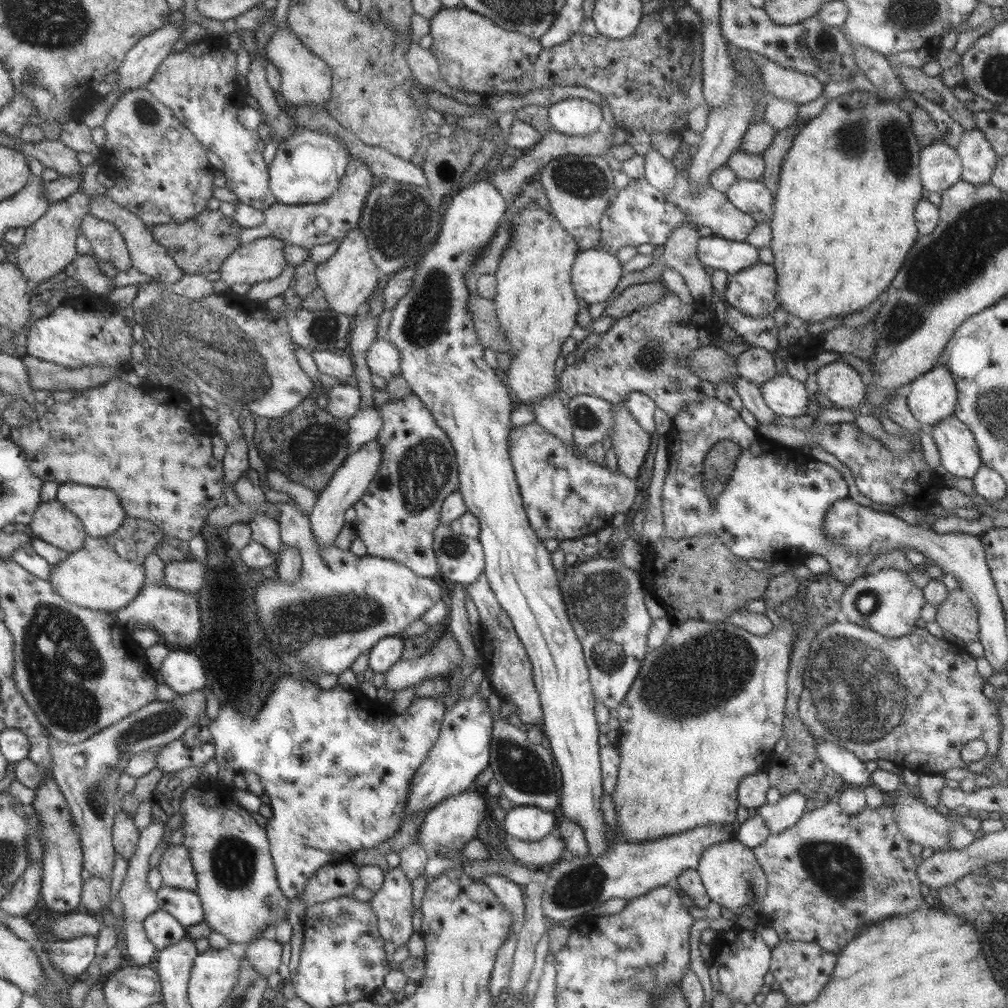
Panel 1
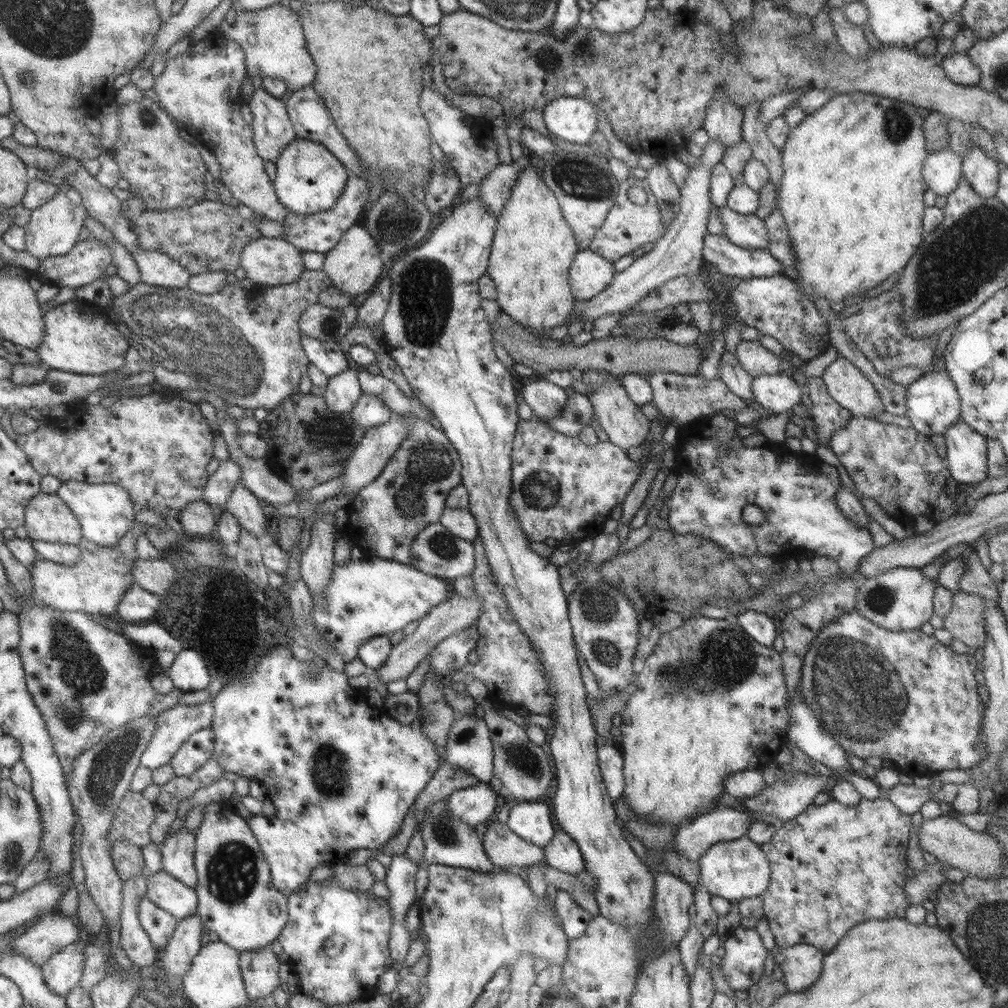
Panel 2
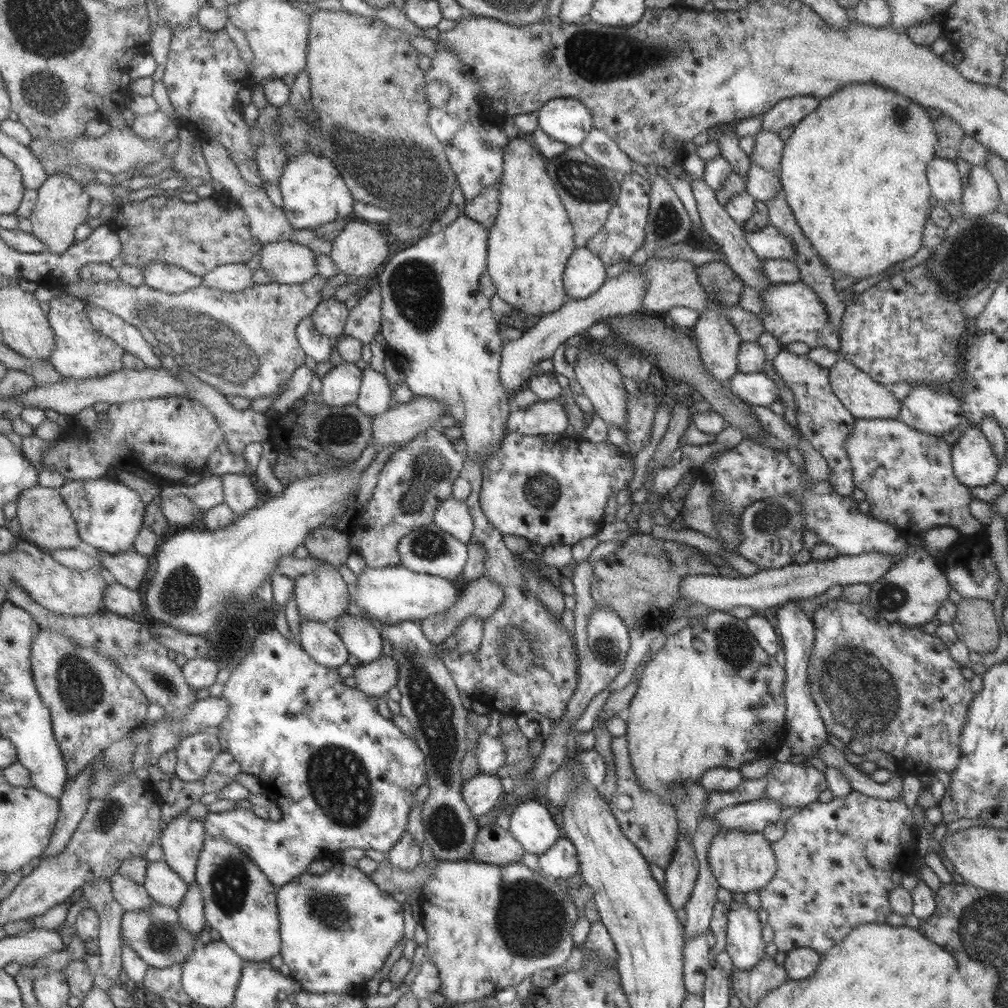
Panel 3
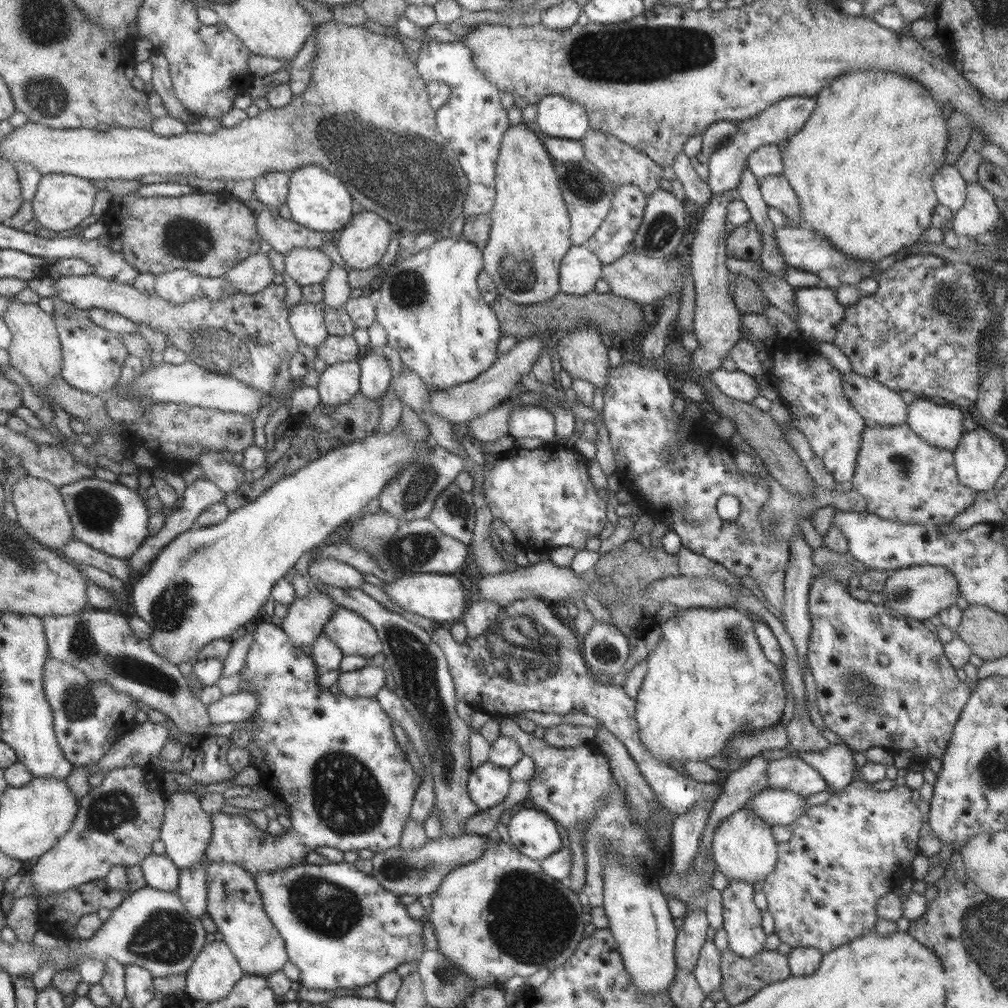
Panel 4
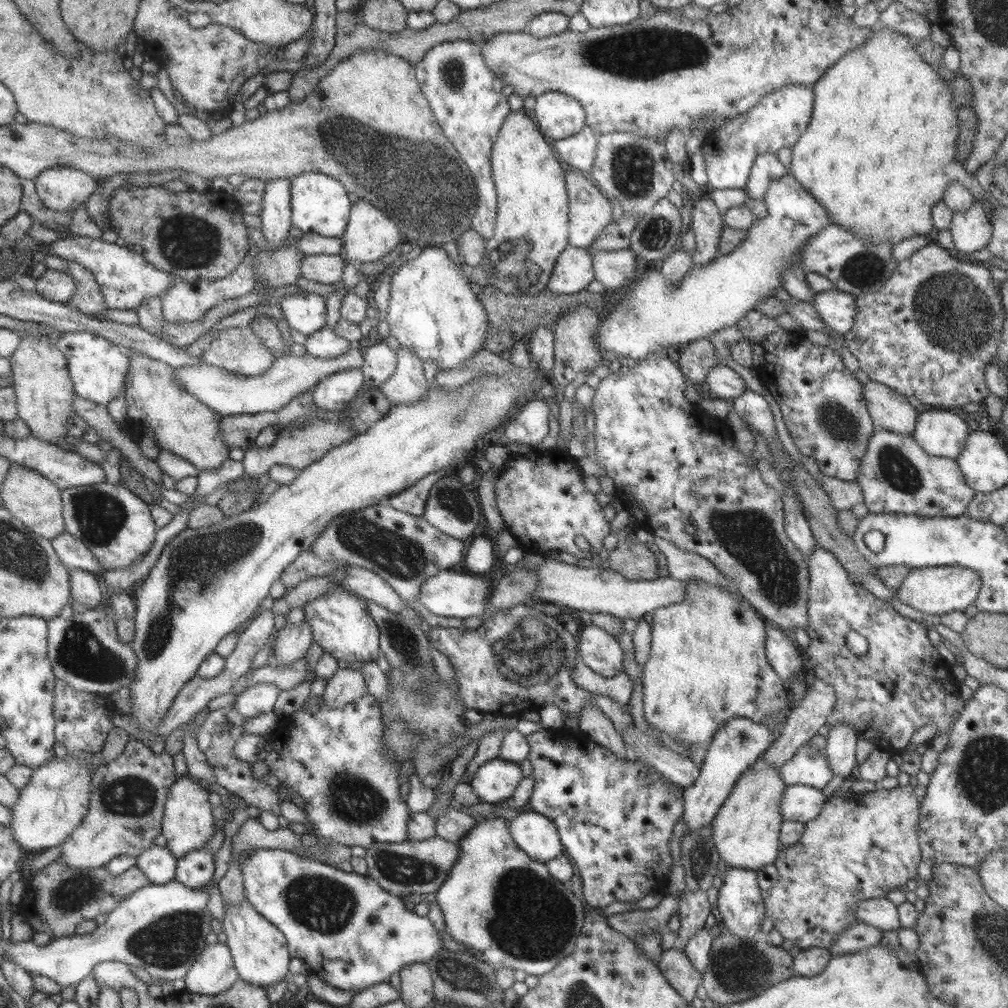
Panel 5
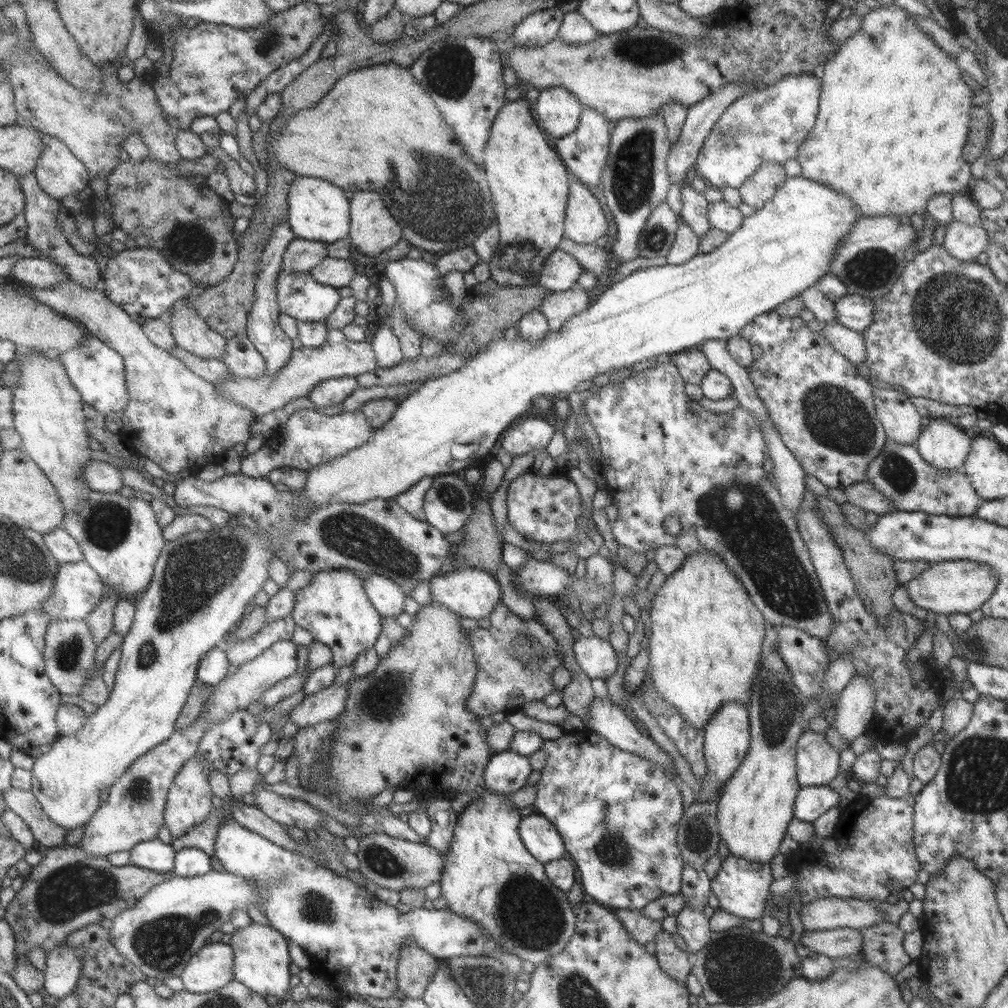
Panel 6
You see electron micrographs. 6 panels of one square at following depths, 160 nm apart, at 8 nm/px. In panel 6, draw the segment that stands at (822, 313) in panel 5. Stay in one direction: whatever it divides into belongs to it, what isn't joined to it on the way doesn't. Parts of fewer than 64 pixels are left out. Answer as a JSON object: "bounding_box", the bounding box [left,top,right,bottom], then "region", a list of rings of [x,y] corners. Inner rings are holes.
{"bounding_box":[833,294,873,333],"region":[[[847,294],[833,302],[835,321],[844,328],[861,333],[871,325],[873,302],[859,294]]]}

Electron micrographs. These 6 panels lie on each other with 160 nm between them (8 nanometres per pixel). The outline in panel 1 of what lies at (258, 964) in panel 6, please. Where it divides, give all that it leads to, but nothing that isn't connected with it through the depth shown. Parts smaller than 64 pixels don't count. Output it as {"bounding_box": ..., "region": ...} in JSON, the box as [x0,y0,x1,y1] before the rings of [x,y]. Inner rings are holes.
{"bounding_box":[179,778,289,944],"region":[[[203,778],[183,793],[179,812],[183,814],[180,826],[183,834],[182,846],[187,848],[195,871],[195,894],[201,904],[204,921],[211,931],[218,932],[233,944],[239,944],[249,943],[268,924],[280,920],[285,907],[289,906],[289,900],[279,890],[265,828],[257,826],[250,812],[237,805],[231,794],[232,789],[222,787],[218,780],[210,782]]]}

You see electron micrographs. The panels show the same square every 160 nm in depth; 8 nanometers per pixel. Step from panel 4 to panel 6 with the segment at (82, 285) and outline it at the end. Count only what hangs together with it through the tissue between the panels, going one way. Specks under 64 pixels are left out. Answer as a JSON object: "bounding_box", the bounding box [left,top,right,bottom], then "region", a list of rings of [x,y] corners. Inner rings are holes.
{"bounding_box":[9,257,265,380],"region":[[[23,257],[12,264],[9,278],[13,277],[20,283],[35,288],[51,288],[66,279],[66,274],[59,265],[47,257]],[[245,335],[226,339],[222,362],[232,376],[255,380],[264,375],[265,362]]]}

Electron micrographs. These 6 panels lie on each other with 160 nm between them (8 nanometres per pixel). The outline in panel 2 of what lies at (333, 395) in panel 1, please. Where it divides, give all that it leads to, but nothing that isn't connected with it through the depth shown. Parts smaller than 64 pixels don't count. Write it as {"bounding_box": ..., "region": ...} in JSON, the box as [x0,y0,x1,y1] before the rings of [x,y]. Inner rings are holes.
{"bounding_box":[322,366,362,414],"region":[[[352,366],[328,377],[322,397],[328,409],[347,414],[362,393],[356,367]]]}

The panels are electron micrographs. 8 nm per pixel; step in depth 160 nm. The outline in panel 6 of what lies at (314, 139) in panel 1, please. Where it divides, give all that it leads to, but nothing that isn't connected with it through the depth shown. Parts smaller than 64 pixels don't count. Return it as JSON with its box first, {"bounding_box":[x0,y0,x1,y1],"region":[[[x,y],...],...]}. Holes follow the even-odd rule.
{"bounding_box":[287,175,350,243],"region":[[[297,175],[287,195],[287,221],[297,239],[332,243],[348,235],[350,208],[344,190],[320,178]]]}

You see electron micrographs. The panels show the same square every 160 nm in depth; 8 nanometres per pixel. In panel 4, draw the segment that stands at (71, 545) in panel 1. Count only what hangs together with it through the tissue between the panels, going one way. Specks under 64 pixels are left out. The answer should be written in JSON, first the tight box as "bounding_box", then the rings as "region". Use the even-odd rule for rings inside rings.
{"bounding_box":[11,475,72,550],"region":[[[20,475],[11,485],[11,500],[19,526],[40,543],[57,550],[72,537],[72,524],[58,487],[43,479]]]}

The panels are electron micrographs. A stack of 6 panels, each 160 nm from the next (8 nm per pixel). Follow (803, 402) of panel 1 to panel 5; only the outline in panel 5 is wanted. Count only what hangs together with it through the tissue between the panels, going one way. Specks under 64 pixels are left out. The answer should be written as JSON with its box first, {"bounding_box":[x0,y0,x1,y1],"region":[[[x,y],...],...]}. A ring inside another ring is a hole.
{"bounding_box":[704,365,745,401],"region":[[[716,365],[707,373],[704,388],[713,397],[731,401],[742,393],[745,383],[731,368]]]}

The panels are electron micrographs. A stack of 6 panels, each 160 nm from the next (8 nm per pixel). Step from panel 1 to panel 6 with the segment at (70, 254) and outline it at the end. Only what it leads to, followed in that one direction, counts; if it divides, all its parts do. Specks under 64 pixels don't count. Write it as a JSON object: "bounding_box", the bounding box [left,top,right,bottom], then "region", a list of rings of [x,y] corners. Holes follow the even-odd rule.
{"bounding_box":[32,133,90,201],"region":[[[47,133],[38,135],[42,149],[32,170],[37,184],[58,201],[87,187],[90,178],[83,163],[59,139]]]}

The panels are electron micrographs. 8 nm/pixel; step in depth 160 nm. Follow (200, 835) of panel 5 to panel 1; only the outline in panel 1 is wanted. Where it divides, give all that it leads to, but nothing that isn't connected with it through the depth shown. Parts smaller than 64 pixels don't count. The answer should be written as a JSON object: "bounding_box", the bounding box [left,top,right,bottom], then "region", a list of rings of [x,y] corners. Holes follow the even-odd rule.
{"bounding_box":[157,843,196,892],"region":[[[169,843],[157,866],[162,884],[195,892],[196,876],[189,857],[185,846]]]}

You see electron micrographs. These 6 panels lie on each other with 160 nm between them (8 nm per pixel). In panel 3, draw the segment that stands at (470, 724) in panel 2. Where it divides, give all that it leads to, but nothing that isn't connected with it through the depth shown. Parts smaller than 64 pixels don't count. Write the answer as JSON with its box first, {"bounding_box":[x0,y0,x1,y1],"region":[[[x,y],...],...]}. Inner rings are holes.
{"bounding_box":[475,732,506,775],"region":[[[480,732],[476,740],[475,754],[479,773],[495,775],[497,770],[503,766],[506,750],[497,737],[490,737]]]}

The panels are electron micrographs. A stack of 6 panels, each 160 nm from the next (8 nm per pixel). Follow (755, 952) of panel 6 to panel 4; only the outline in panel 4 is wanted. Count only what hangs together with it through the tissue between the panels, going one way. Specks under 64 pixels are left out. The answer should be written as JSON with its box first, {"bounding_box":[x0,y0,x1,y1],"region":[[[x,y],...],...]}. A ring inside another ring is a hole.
{"bounding_box":[719,948,791,1005],"region":[[[729,948],[723,950],[719,957],[719,972],[721,975],[720,990],[723,992],[724,1000],[729,1005],[741,1004],[766,984],[785,980],[791,975],[787,957],[780,954],[776,949],[764,948],[747,958],[735,954]]]}

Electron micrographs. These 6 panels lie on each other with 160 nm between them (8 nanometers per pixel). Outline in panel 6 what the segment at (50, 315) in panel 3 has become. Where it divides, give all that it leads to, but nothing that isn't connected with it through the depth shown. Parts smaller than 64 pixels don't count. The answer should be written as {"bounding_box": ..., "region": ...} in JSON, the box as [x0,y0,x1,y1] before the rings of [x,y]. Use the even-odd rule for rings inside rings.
{"bounding_box":[57,334,128,415],"region":[[[89,334],[77,347],[59,354],[57,358],[63,365],[71,384],[79,392],[83,403],[104,415],[112,412],[120,413],[126,407],[128,392],[125,386],[123,360],[117,352],[107,347],[98,338]]]}

